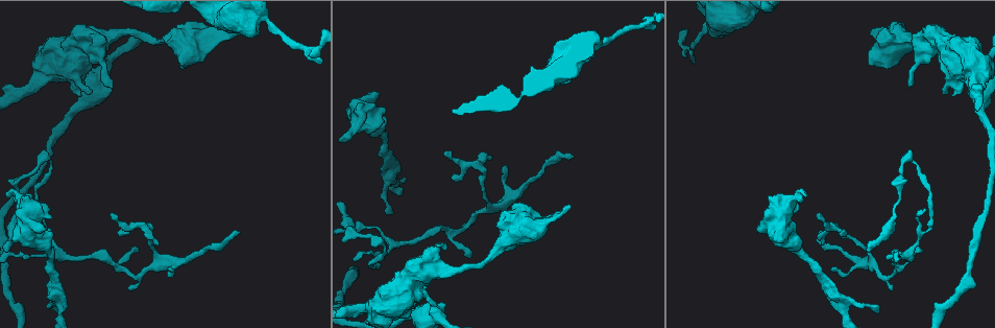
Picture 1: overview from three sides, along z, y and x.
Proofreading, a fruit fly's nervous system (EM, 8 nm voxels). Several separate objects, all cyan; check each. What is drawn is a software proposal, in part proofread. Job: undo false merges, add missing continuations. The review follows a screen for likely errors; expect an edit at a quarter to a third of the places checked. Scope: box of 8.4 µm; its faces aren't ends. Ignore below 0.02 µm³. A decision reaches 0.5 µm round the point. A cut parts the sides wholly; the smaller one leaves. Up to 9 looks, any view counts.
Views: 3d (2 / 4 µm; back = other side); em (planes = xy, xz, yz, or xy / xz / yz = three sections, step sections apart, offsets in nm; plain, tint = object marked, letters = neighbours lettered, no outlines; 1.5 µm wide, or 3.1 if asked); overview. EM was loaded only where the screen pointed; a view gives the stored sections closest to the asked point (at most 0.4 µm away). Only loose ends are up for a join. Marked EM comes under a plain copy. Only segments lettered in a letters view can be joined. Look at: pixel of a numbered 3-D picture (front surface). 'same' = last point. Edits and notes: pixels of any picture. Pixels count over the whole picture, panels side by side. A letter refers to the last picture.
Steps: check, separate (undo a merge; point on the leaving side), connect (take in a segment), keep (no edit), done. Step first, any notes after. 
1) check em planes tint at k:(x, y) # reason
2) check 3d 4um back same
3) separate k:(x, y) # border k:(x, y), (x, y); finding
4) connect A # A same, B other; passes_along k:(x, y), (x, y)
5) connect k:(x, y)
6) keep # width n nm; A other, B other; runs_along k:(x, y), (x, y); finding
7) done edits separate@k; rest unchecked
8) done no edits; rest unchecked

check em planes letters at 1:(569, 205) # branch stops here

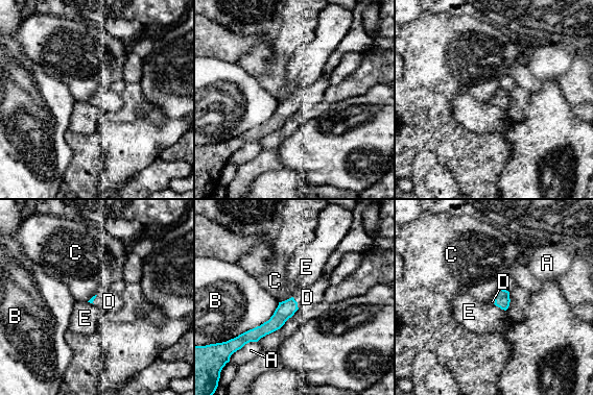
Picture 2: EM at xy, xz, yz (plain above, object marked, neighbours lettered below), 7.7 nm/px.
connect D # A other, B other, C other, D same, E other; the neuron continues

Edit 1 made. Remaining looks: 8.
check overview # redraw

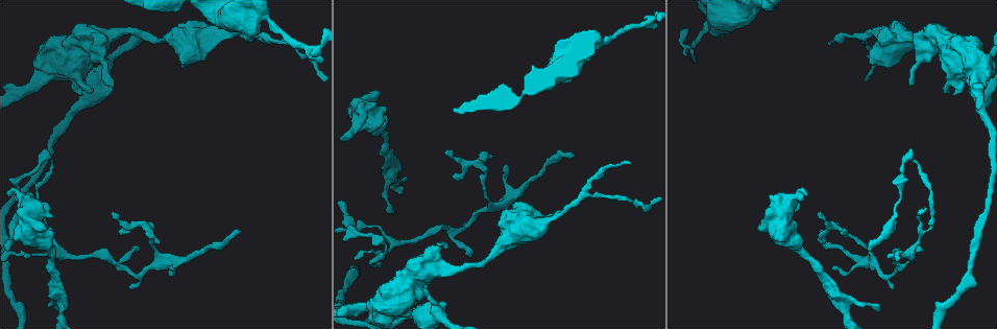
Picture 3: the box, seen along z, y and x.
check 3d 4um at 3:(447, 244) # an open end

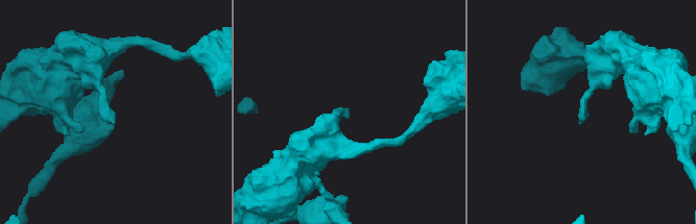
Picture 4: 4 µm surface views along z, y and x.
check em yz step 4 tint at 4:(347, 110)

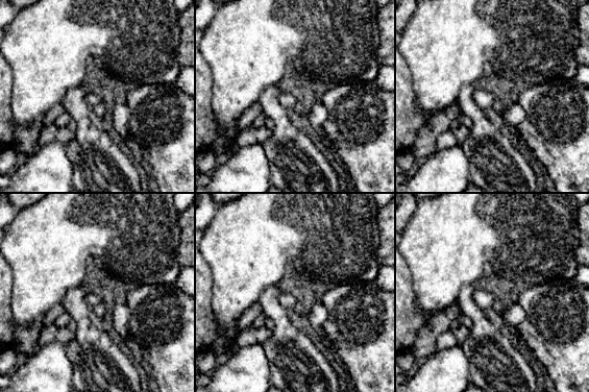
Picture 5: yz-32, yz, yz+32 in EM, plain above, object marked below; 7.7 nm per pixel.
check em planes letters same # another direction

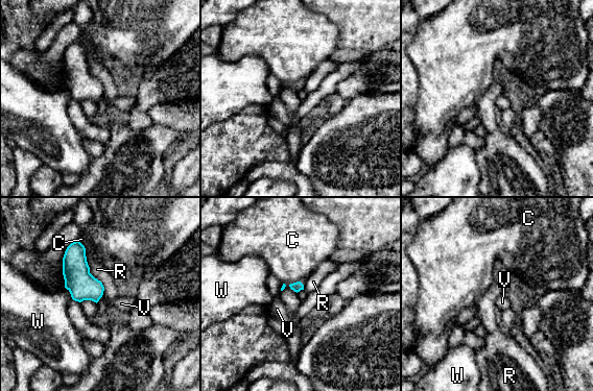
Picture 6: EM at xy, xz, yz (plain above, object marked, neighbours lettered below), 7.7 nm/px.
keep # C other, R other, V other, W other; border 6:(84, 246), (89, 271), (103, 294); no lettered segment goes on from it

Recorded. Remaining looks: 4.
check em yz step 8 tint at 3:(101, 253) # sharp bend

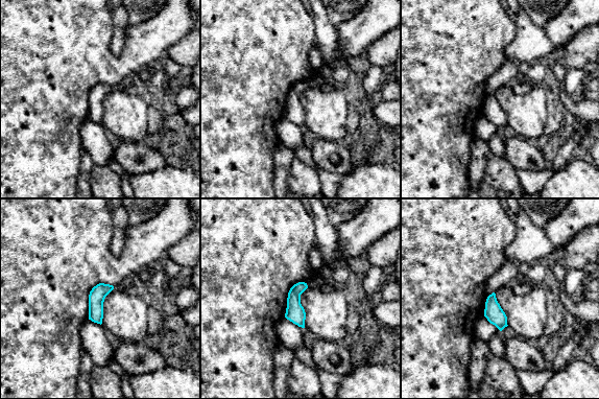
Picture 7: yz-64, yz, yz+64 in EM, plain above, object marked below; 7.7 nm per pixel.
check em planes letters same

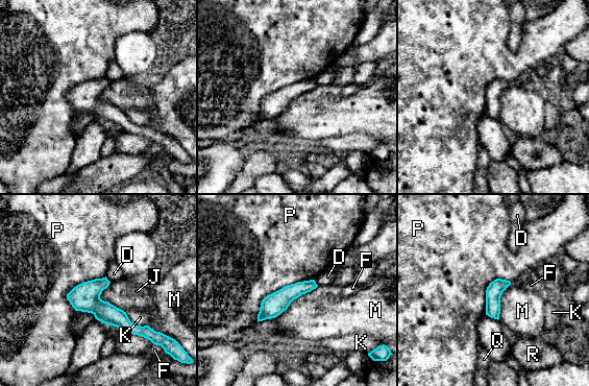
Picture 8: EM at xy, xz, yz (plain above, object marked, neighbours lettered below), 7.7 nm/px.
keep # width 130 nm; D other, F other, J other, K other, M other, P other, Q other, R other; runs_along 8:(69, 296), (86, 297), (141, 330); continuous, no second neuron

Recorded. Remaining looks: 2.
check em planes letters at 3:(693, 53) # sharp bend

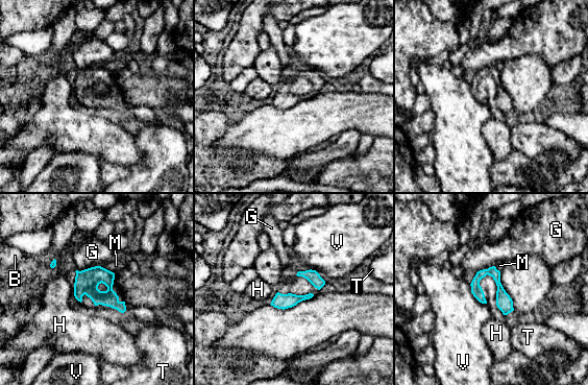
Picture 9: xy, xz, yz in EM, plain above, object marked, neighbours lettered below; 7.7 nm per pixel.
keep # width 110 nm; B other, G other, H other, M other, T other, V other; border 9:(73, 287), (74, 294); all the same neuron

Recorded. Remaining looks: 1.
done edits connect@2; rest unchecked

